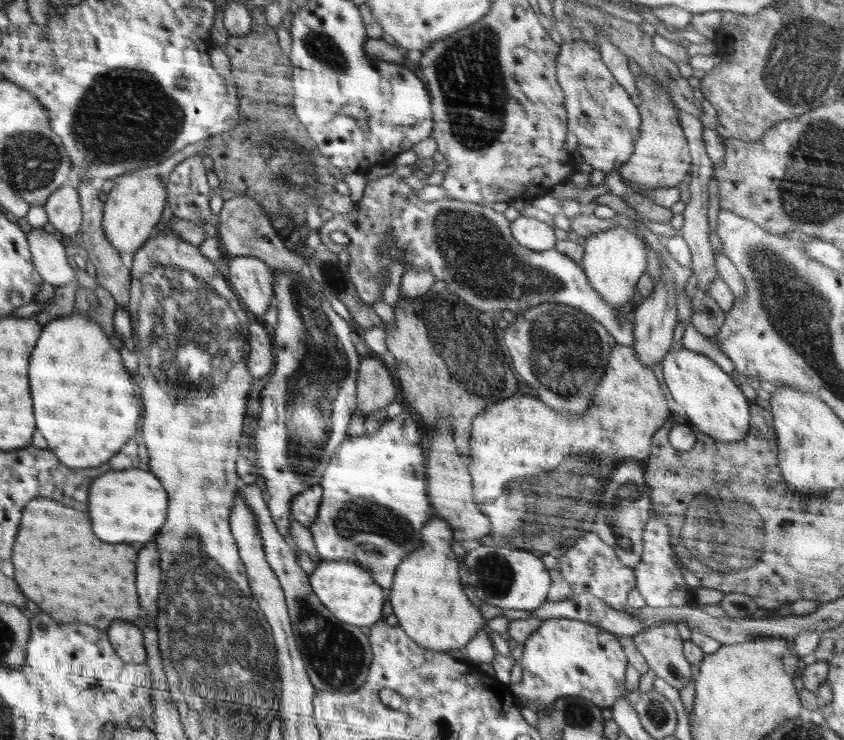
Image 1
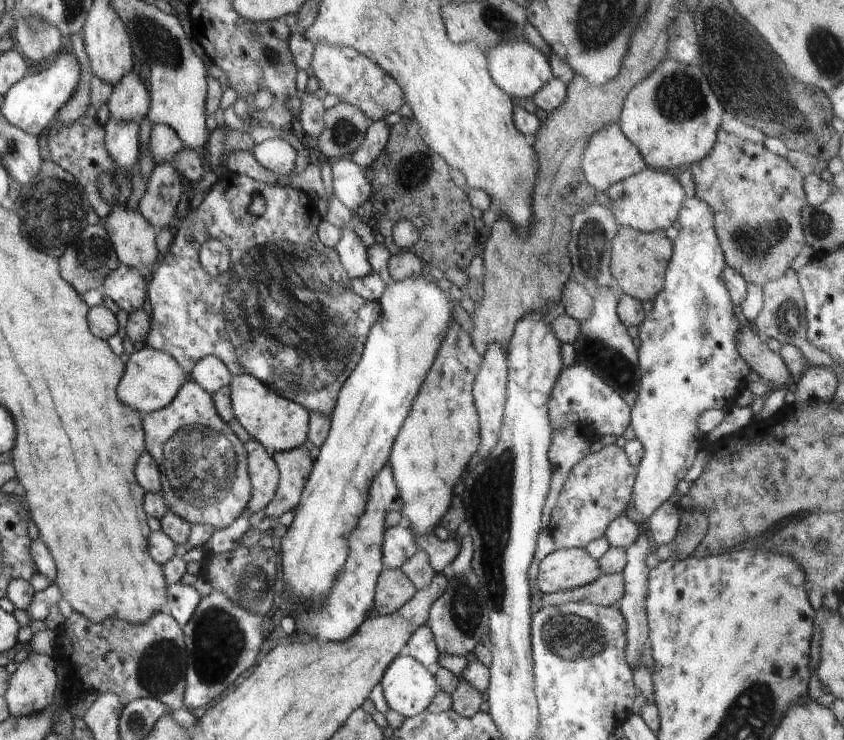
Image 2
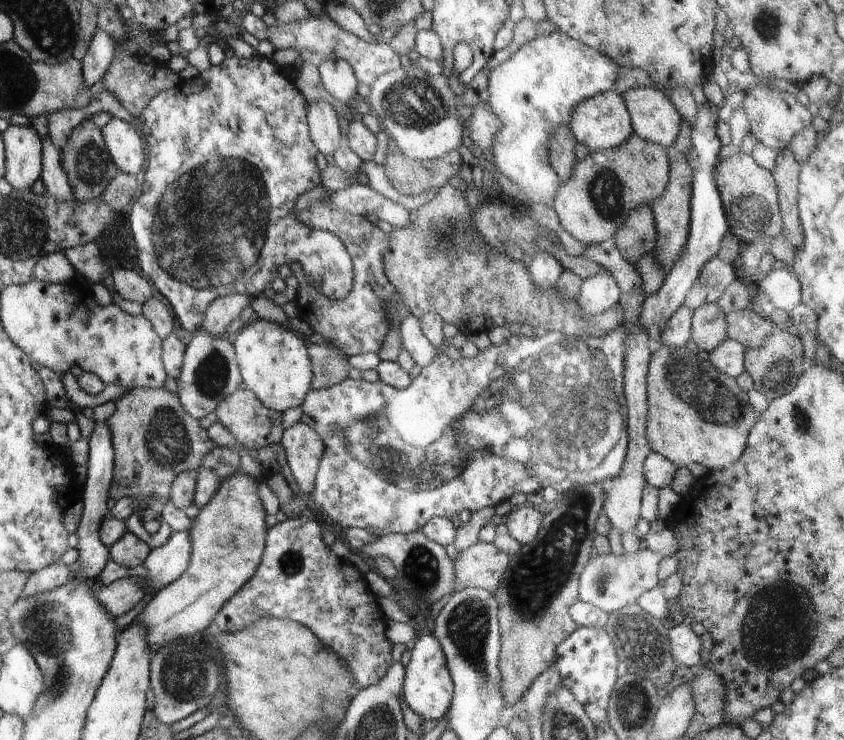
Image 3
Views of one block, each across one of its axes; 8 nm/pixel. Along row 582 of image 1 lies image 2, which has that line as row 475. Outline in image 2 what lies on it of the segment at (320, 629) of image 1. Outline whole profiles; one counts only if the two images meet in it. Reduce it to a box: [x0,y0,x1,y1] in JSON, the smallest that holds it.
[265,447,313,518]

